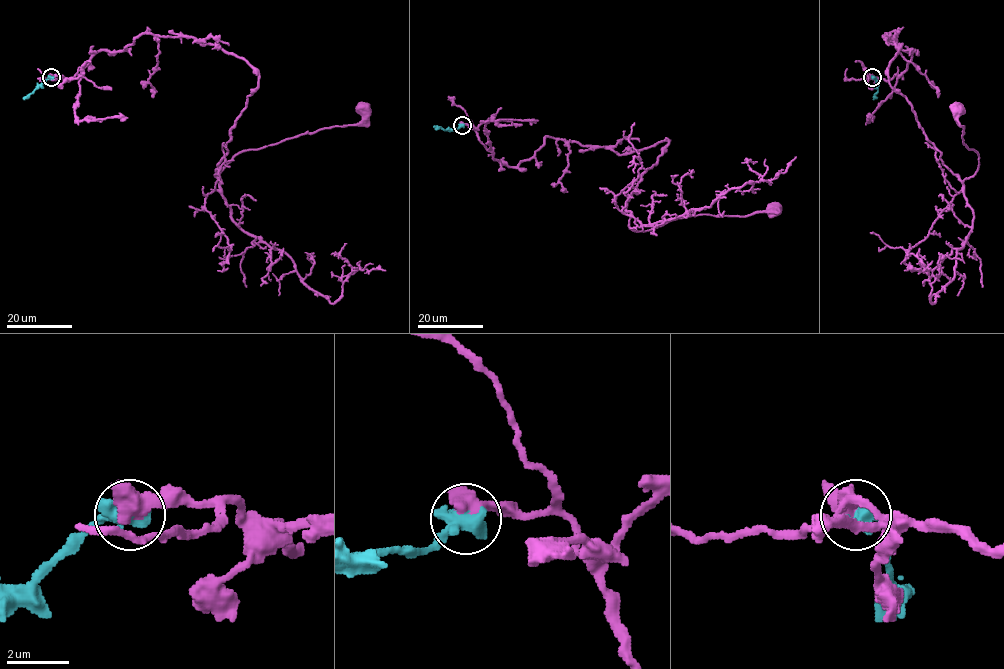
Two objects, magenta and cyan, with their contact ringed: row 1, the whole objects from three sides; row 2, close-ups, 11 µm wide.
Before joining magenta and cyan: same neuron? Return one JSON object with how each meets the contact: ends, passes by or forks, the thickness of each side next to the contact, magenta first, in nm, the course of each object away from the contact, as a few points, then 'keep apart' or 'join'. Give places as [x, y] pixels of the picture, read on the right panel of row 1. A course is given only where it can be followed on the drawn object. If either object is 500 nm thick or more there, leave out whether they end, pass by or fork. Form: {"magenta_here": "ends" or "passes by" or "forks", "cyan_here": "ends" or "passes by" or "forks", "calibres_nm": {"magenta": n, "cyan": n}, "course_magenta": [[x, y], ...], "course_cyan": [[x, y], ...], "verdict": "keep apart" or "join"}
{"calibres_nm": {"magenta": 440, "cyan": 650}, "course_magenta": [[872, 77], [901, 74], [914, 50], [886, 33], [902, 44], [888, 81], [962, 181], [979, 156], [957, 108]], "course_cyan": [[872, 77], [877, 89], [874, 98]], "verdict": "join"}

